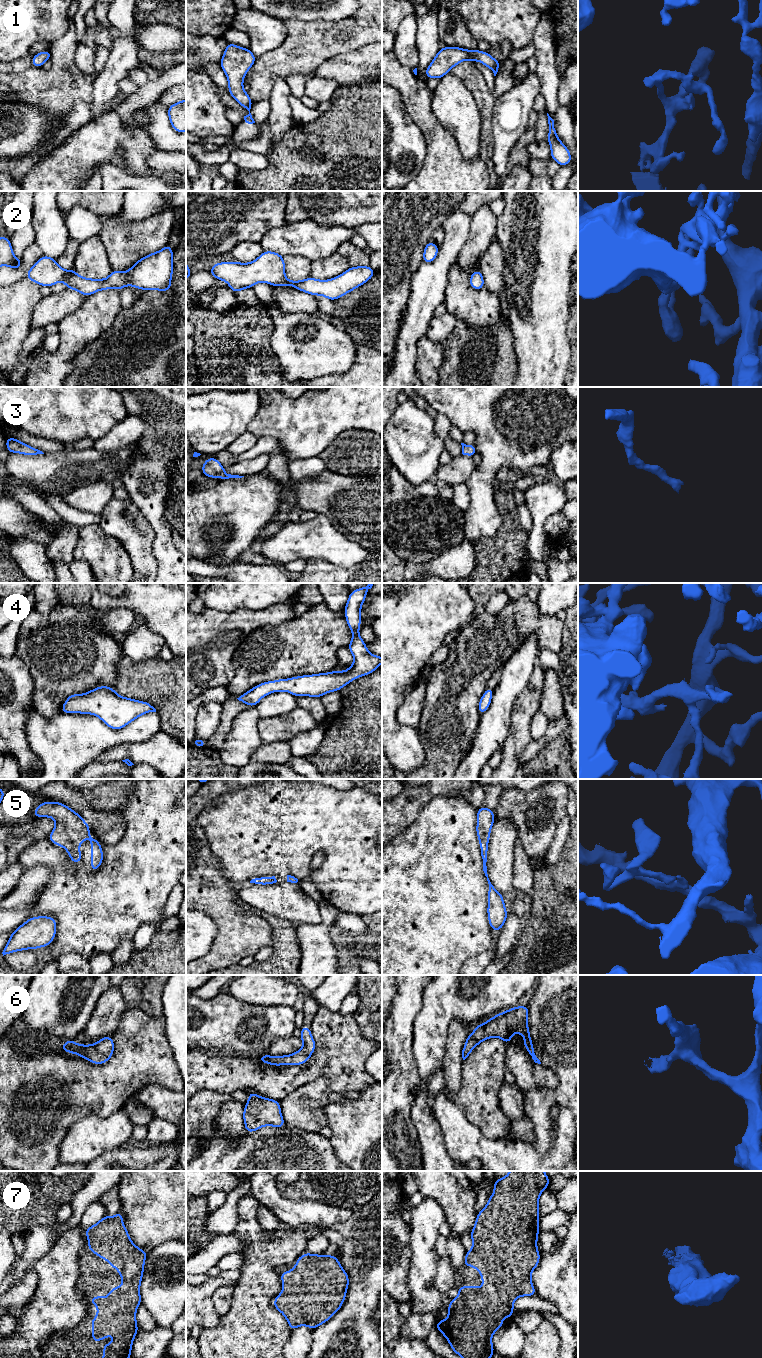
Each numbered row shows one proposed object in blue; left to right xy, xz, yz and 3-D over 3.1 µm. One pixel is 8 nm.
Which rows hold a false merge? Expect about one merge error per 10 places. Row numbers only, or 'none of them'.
none of them

